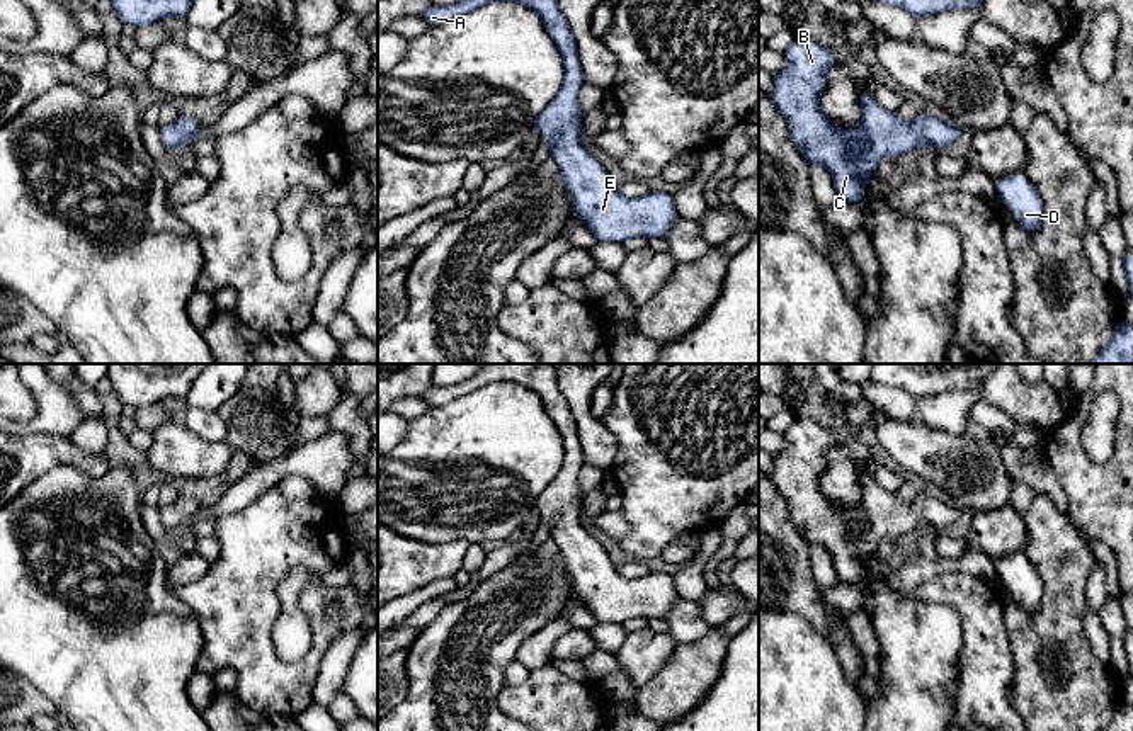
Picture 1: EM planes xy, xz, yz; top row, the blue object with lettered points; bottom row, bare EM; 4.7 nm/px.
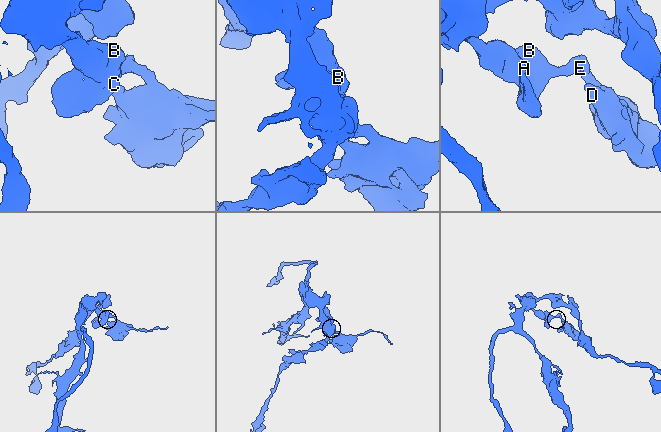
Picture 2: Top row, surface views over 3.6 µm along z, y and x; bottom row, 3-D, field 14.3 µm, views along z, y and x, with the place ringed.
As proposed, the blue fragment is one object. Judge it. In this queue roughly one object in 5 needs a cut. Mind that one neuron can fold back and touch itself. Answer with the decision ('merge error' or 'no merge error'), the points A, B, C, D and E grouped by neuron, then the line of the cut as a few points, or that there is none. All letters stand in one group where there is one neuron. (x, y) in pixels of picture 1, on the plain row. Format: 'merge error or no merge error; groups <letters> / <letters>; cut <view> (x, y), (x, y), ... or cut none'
no merge error; groups A B C D E; cut none

